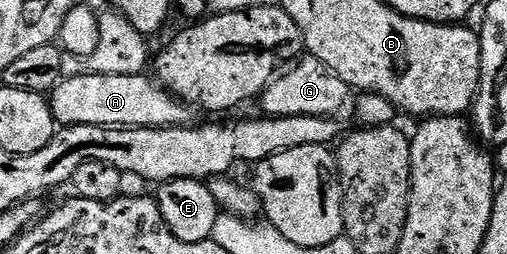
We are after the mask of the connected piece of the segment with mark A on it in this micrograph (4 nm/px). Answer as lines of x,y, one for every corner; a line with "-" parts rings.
146,74
64,78
49,93
48,99
55,121
62,126
83,124
105,128
173,128
191,123
191,109

